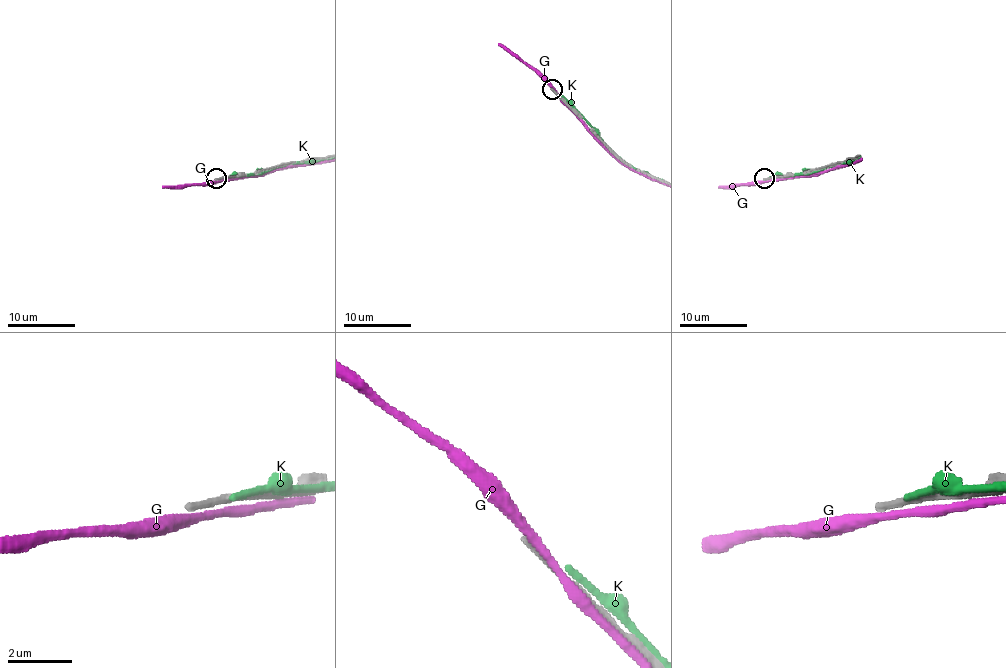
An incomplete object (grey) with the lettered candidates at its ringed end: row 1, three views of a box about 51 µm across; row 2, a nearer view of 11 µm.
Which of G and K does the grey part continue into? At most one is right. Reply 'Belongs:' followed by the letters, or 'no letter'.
Belongs: no letter

